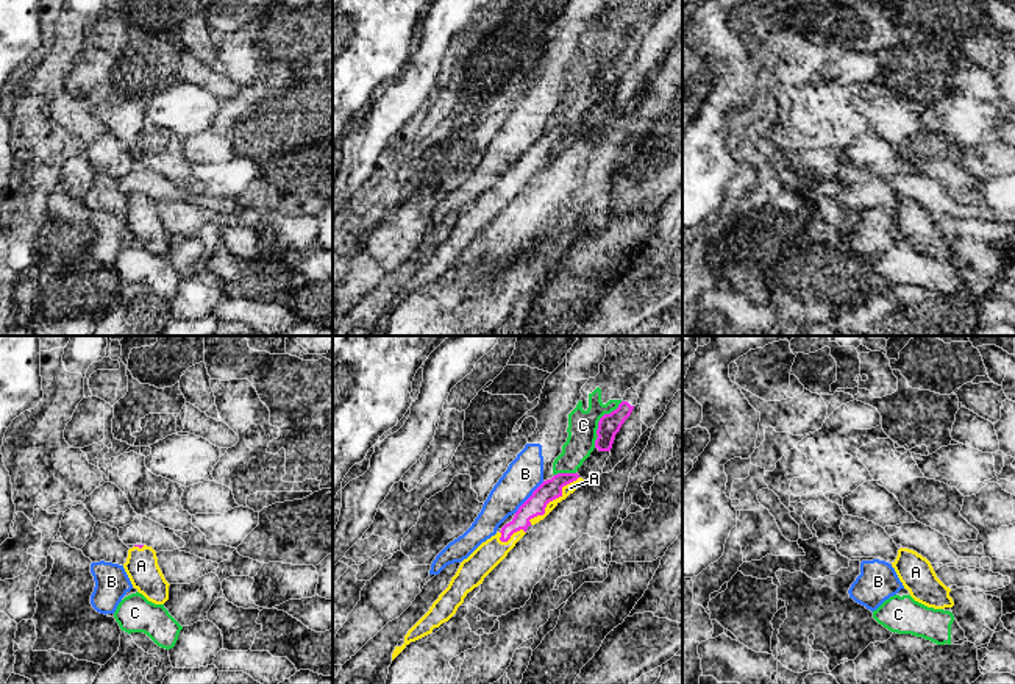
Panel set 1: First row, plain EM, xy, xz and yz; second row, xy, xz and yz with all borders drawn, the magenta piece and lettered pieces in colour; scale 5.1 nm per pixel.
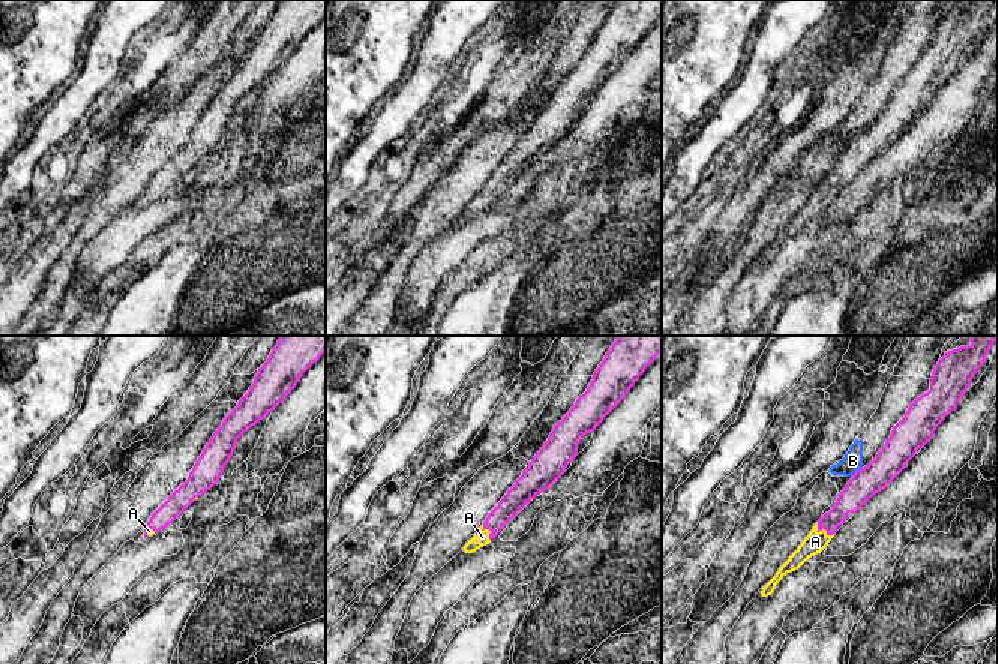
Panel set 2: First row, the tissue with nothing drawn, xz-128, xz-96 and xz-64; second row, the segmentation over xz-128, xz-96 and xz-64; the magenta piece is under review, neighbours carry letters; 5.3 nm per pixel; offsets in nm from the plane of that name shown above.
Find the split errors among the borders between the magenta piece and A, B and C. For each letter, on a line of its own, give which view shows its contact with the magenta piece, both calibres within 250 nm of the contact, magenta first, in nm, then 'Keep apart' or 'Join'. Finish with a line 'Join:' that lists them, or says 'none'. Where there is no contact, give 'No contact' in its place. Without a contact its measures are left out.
A: Touches magenta in xz. Thickness 110 nm (magenta) against 50 nm. Join
B: Touches magenta in xz. Thickness 110 nm (magenta) against 190 nm. Keep apart
C: Touches magenta in xz. Thickness 110 nm (magenta) against 150 nm. Keep apart
Join: A

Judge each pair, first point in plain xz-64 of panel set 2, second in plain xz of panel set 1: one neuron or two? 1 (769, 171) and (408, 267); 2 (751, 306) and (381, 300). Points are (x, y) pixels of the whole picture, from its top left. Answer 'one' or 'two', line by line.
1: two
2: two

